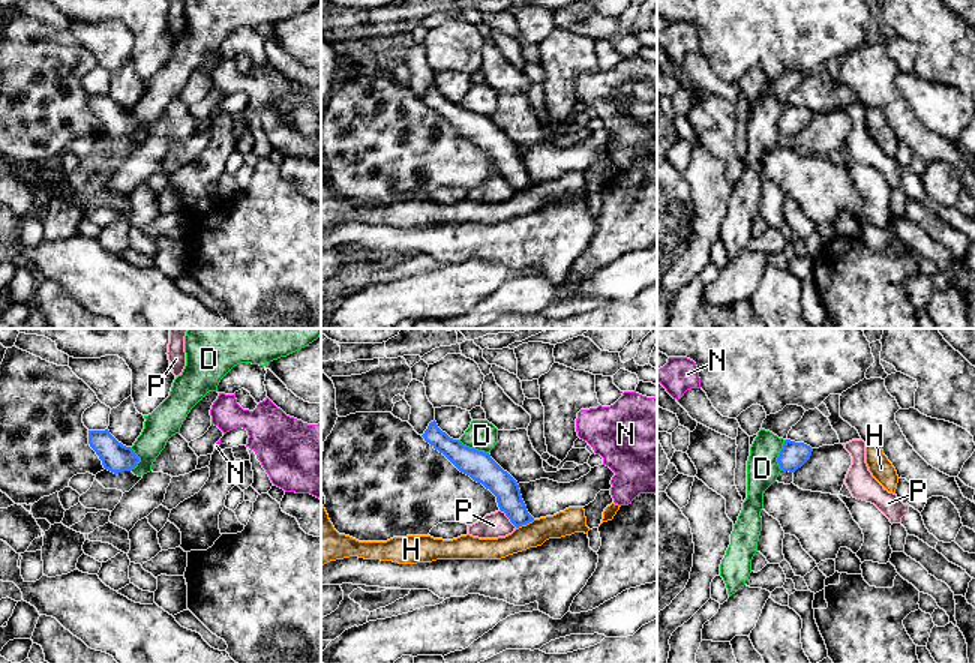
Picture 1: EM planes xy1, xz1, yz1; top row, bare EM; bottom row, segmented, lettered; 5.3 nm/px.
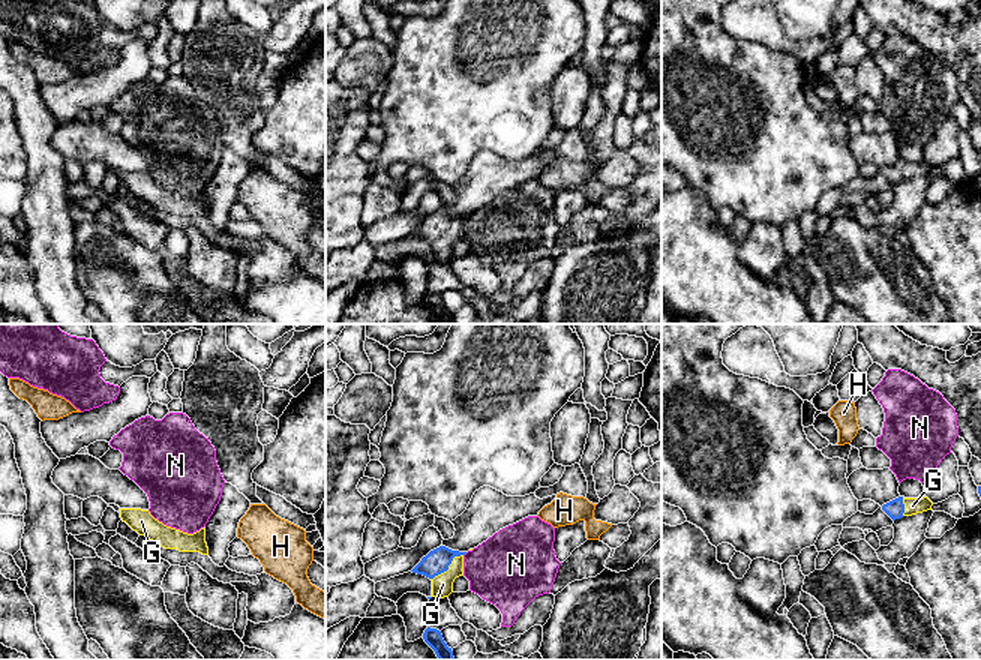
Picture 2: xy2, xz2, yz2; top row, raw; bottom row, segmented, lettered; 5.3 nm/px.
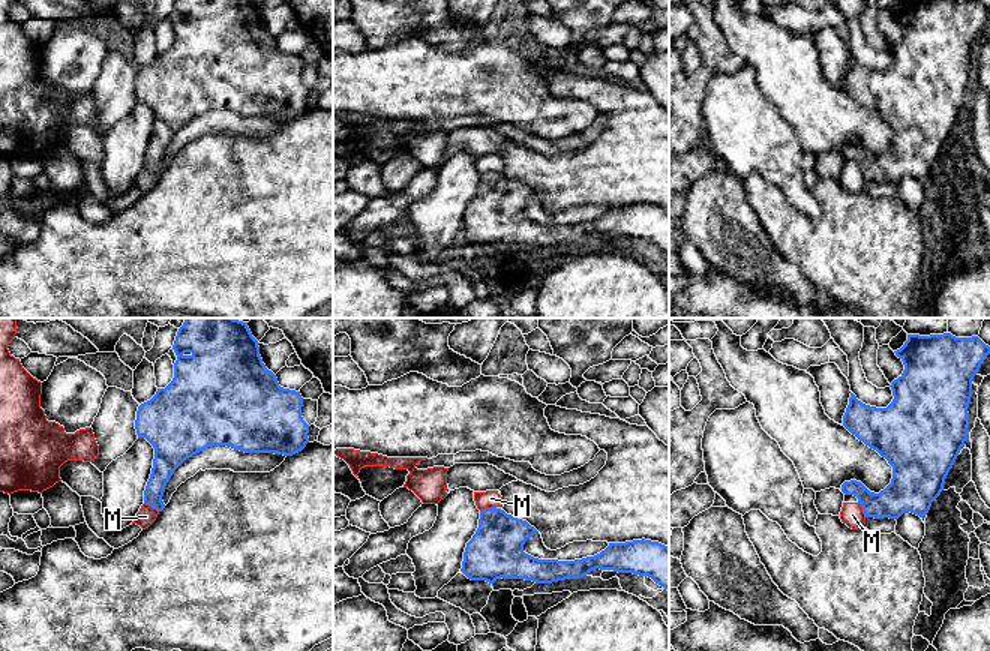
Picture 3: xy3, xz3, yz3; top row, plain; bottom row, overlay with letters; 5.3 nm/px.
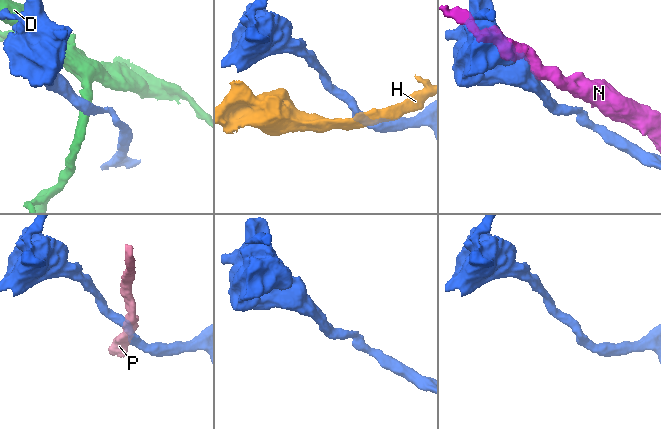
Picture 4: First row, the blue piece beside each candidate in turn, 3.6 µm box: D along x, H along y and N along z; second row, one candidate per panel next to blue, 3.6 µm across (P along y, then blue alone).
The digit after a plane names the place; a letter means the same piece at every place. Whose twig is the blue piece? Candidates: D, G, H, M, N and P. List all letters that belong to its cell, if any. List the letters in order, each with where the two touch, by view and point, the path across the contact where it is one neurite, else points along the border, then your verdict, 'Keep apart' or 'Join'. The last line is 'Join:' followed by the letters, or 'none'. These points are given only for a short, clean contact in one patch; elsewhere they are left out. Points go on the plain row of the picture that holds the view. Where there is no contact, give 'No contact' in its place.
D: Touches blue at yz1 (779, 119). Boundary: yz1 (786, 104), (777, 122), (780, 134). Keep apart
G: Touches blue at xz2 (447, 231). Path across: xz2 (437, 225), (447, 231), (443, 237), (443, 248). Join
H: Touches blue at xz1 (525, 188). Boundary: xz1 (534, 183), (516, 192). Keep apart
M: Touches blue at xz3 (488, 173). Boundary: xz3 (495, 170), (485, 171), (480, 176). Keep apart
N: No contact. Keep apart
P: Touches blue at xz1 (507, 180). Boundary: xz1 (500, 173), (516, 191). Keep apart
Join: G

